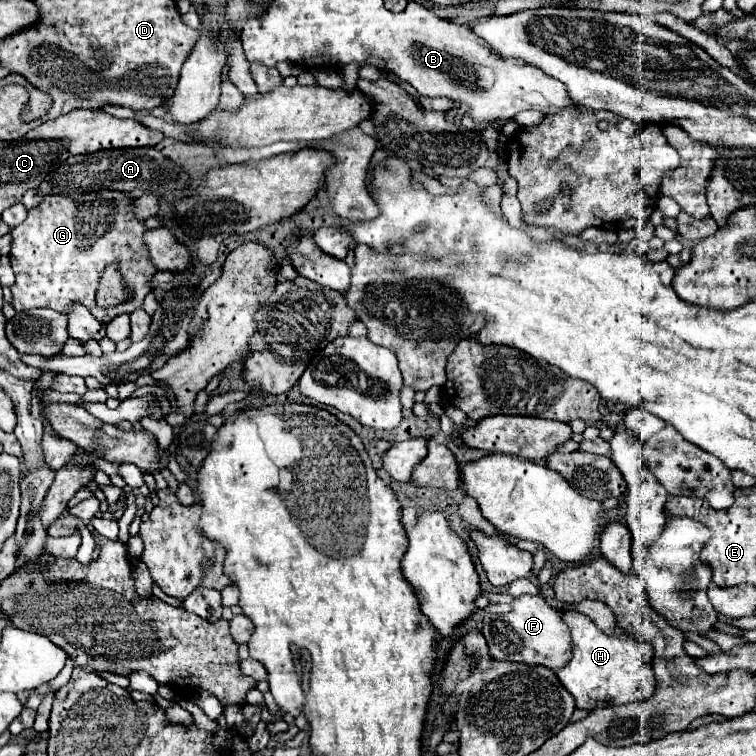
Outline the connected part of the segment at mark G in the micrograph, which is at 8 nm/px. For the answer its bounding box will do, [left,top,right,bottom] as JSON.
[10,190,156,314]

